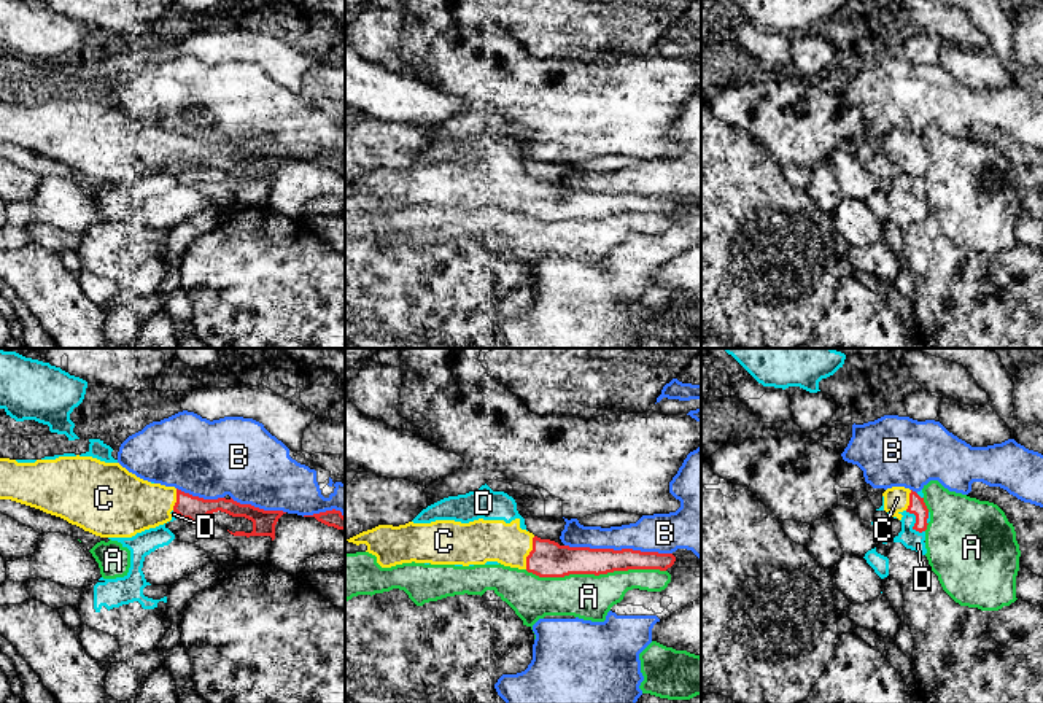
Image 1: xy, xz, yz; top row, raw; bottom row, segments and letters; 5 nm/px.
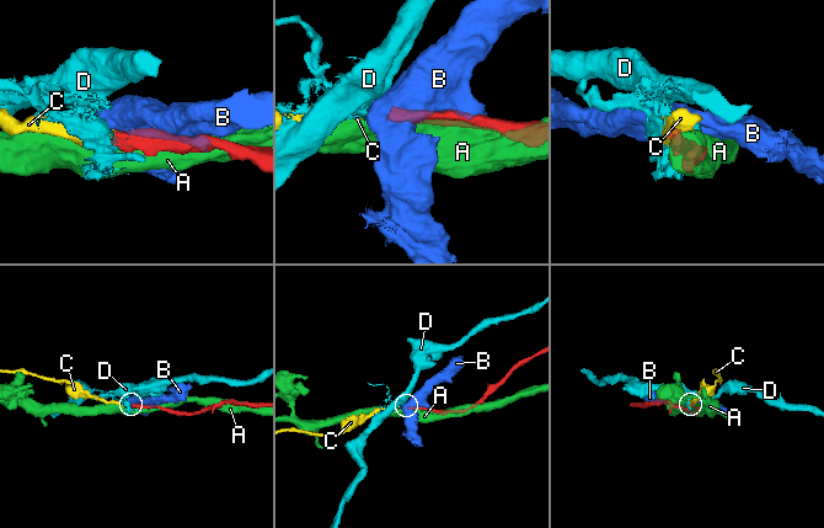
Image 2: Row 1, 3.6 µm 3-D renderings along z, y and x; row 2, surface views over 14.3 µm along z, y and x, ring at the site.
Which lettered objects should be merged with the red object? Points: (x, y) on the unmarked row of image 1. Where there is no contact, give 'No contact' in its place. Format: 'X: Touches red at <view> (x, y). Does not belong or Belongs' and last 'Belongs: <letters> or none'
A: Touches red at xz (595, 218). Does not belong
B: Touches red at xz (619, 194). Does not belong
C: Touches red at xz (530, 196). Belongs
D: Touches red at yz (916, 166). Does not belong
Belongs: C

